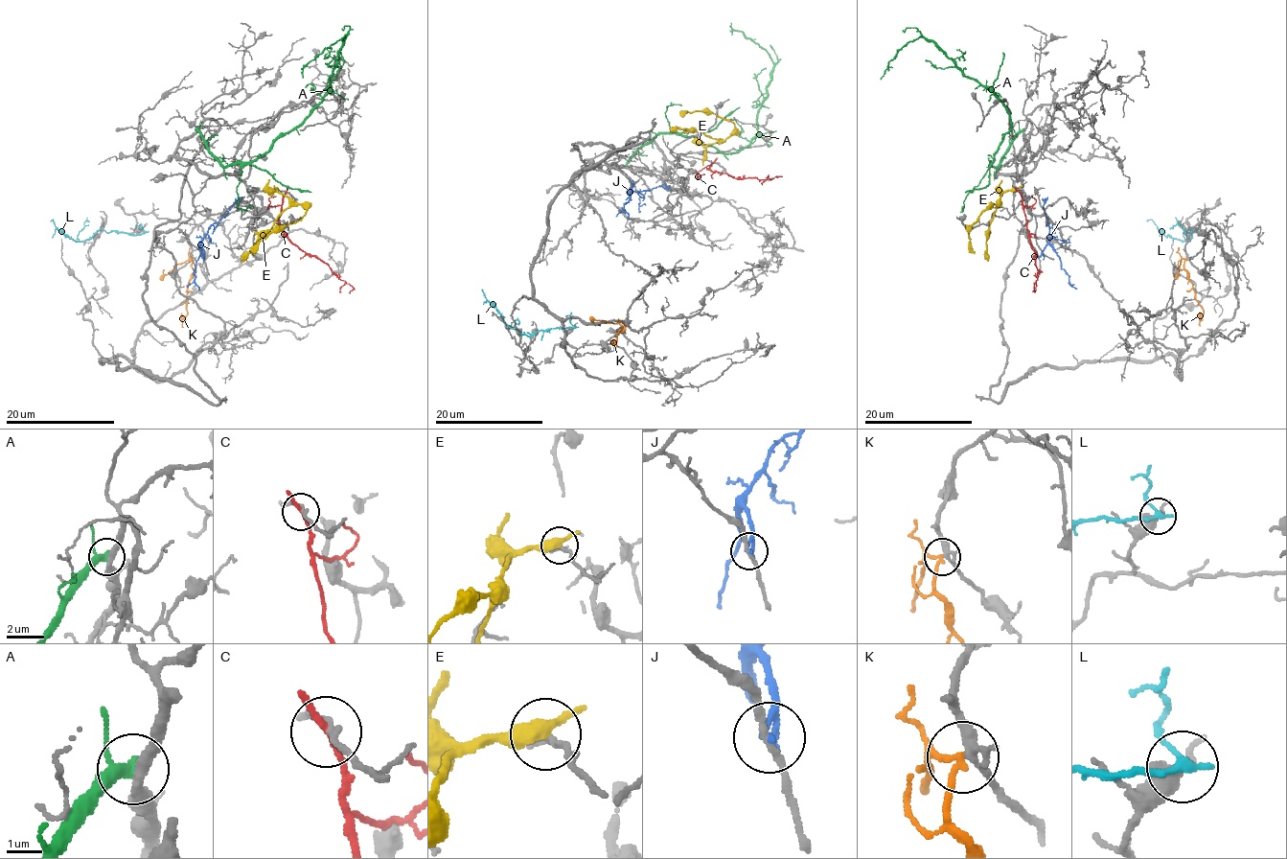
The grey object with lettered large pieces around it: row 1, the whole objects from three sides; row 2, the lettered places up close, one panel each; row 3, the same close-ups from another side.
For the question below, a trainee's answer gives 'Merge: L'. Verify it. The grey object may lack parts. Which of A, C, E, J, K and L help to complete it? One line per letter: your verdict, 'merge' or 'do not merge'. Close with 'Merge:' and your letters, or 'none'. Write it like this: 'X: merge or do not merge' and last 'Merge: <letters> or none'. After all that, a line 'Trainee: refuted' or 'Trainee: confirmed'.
A: do not merge
C: do not merge
E: do not merge
J: do not merge
K: merge
L: do not merge
Merge: K
Trainee: refuted

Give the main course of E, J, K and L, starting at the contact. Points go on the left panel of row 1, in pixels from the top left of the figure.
E: (275, 189), (306, 209), (306, 213), (284, 227), (274, 228), (259, 243), (253, 254)
J: (203, 257), (203, 237), (241, 197)
K: (194, 258), (195, 270), (187, 290), (187, 311), (181, 327)
L: (143, 231), (140, 234), (98, 230), (81, 241), (65, 237), (53, 220), (50, 221)

